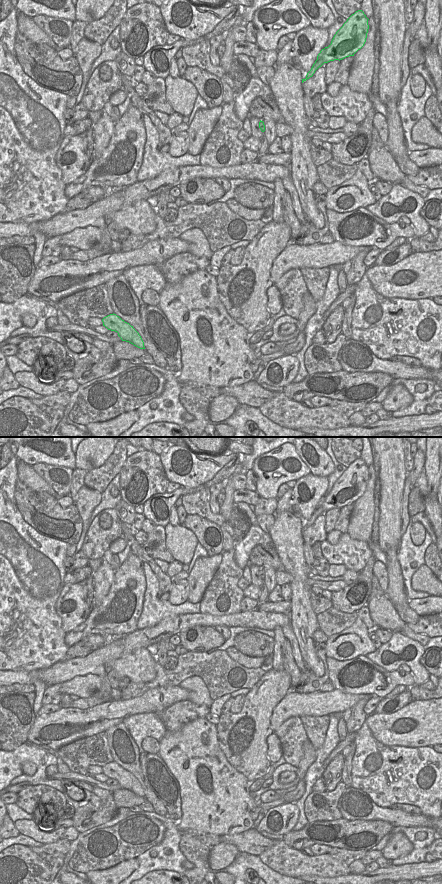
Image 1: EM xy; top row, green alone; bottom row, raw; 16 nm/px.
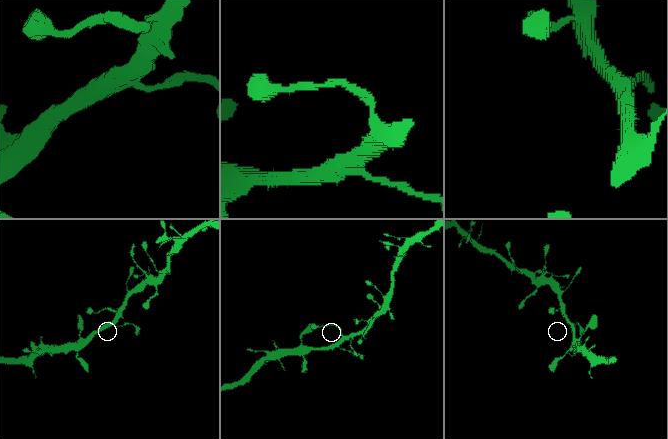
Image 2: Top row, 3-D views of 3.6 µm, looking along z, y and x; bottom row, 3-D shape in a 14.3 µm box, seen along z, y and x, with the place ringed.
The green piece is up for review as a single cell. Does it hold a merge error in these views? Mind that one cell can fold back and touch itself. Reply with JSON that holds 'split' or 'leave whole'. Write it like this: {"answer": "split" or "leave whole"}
{"answer": "leave whole"}

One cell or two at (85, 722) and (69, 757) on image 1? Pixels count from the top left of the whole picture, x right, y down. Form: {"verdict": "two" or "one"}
{"verdict": "two"}

